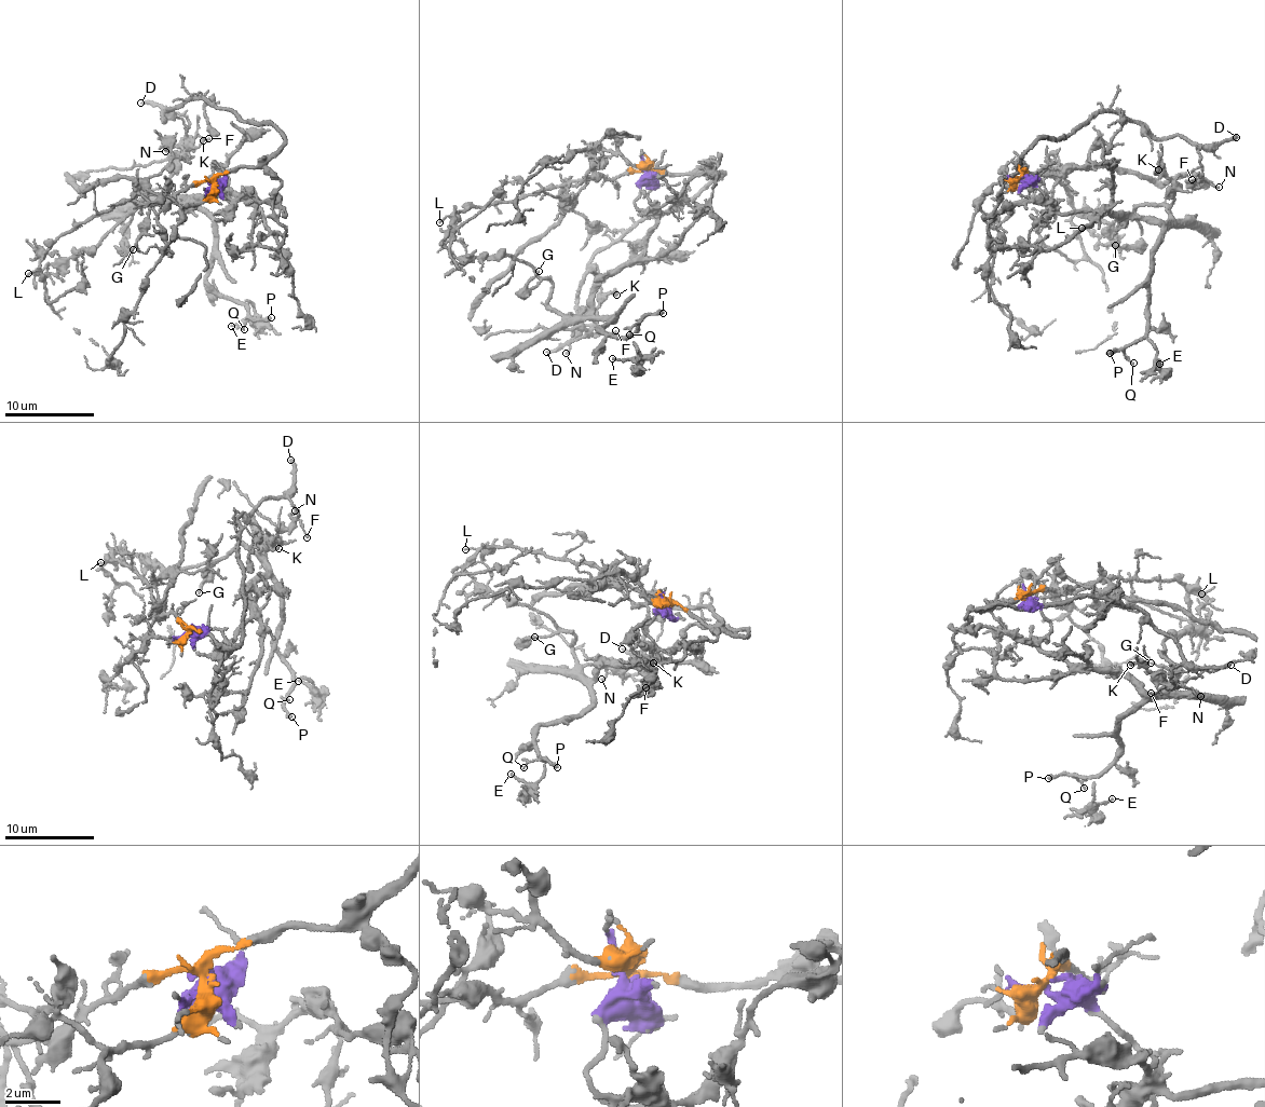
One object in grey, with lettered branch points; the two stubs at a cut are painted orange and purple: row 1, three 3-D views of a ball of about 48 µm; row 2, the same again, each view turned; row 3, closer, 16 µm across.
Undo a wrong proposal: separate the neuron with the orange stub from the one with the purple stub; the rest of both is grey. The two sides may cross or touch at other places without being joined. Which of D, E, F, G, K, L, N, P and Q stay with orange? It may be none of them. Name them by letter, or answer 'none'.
D, F, L, N

